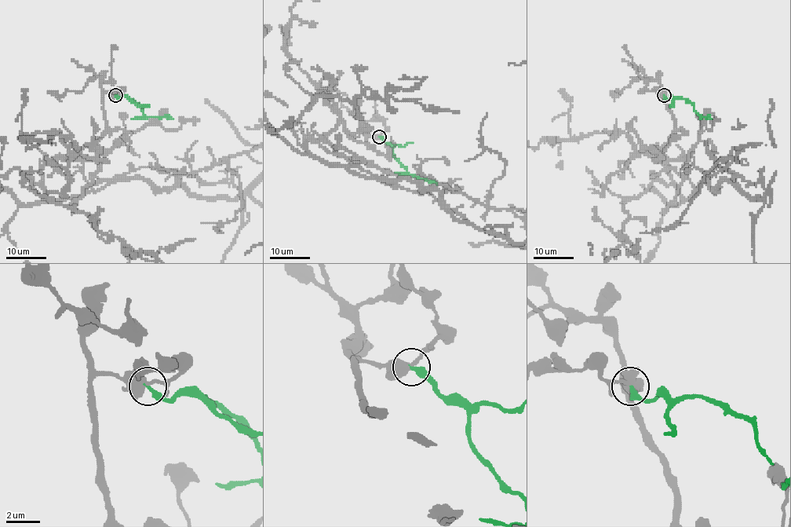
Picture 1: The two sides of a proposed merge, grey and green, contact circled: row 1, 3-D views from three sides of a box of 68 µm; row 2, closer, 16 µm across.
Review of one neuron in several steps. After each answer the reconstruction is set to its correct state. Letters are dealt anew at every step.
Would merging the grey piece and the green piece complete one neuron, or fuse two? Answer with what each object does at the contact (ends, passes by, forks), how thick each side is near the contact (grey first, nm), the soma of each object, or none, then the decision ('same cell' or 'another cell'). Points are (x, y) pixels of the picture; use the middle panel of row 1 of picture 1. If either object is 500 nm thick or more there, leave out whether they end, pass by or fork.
grey forks | green ends | 420/320 nm | grey none | green none | another cell

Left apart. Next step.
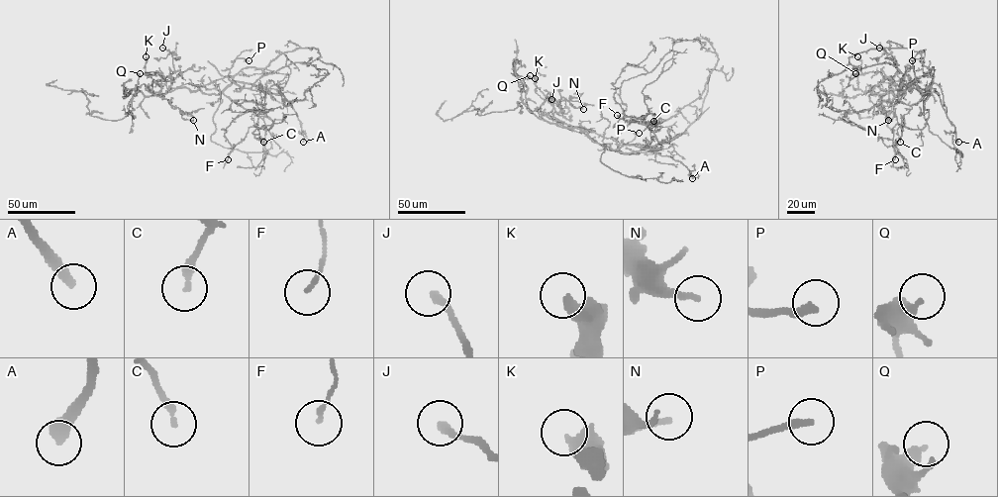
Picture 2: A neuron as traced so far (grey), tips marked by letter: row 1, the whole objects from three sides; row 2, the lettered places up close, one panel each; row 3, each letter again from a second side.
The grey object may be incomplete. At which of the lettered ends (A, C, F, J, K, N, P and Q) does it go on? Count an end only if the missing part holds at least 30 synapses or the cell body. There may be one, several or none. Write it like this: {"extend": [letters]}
{"extend": []}

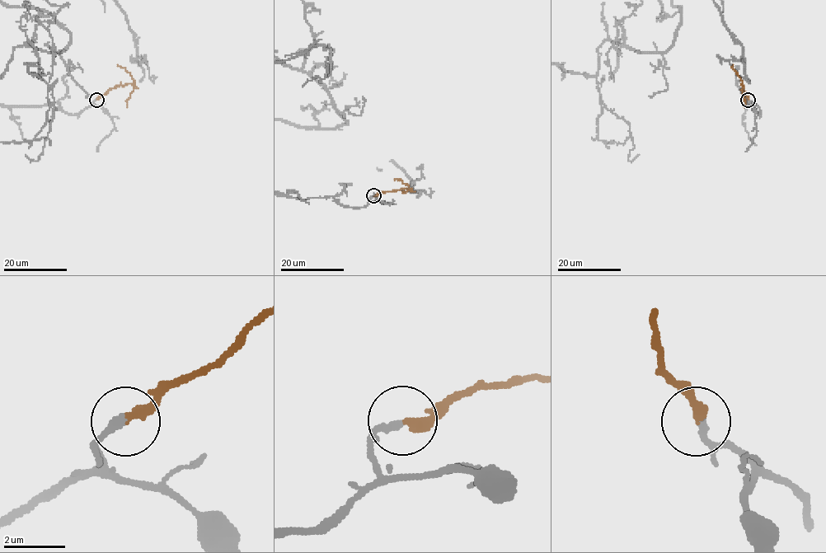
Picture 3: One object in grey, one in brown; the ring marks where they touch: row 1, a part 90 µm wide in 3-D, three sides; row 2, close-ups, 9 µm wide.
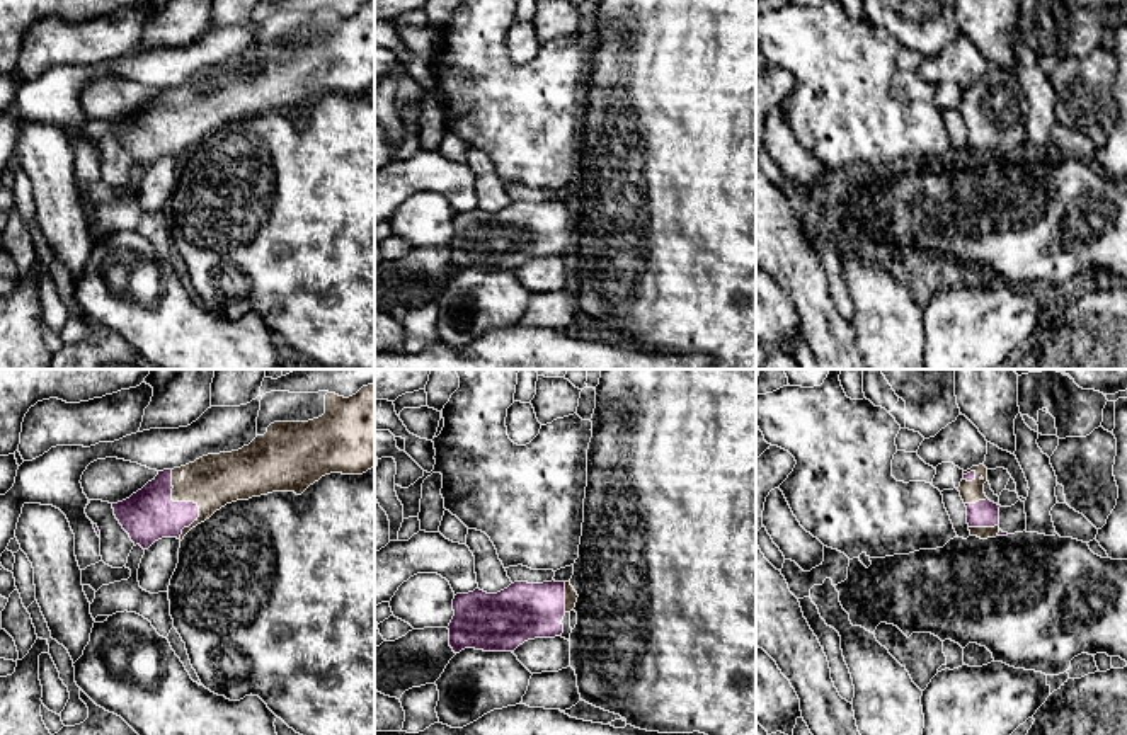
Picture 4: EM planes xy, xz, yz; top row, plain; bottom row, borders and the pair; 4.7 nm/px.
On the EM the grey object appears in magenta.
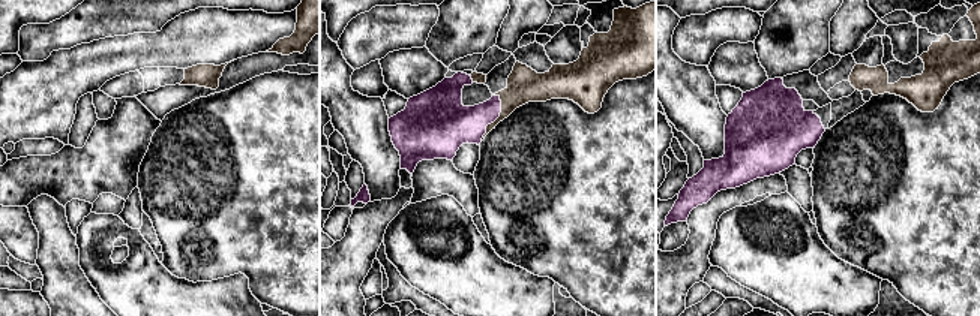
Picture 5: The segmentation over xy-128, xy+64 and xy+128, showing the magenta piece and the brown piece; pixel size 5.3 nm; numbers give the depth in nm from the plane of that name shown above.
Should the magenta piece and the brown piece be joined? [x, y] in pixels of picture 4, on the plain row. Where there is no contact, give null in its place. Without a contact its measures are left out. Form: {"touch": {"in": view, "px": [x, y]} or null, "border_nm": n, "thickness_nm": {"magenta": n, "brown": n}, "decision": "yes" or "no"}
{"touch": {"in": "xy", "px": [188, 121]}, "border_nm": 340, "thickness_nm": {"magenta": 260, "brown": 260}, "decision": "yes"}

